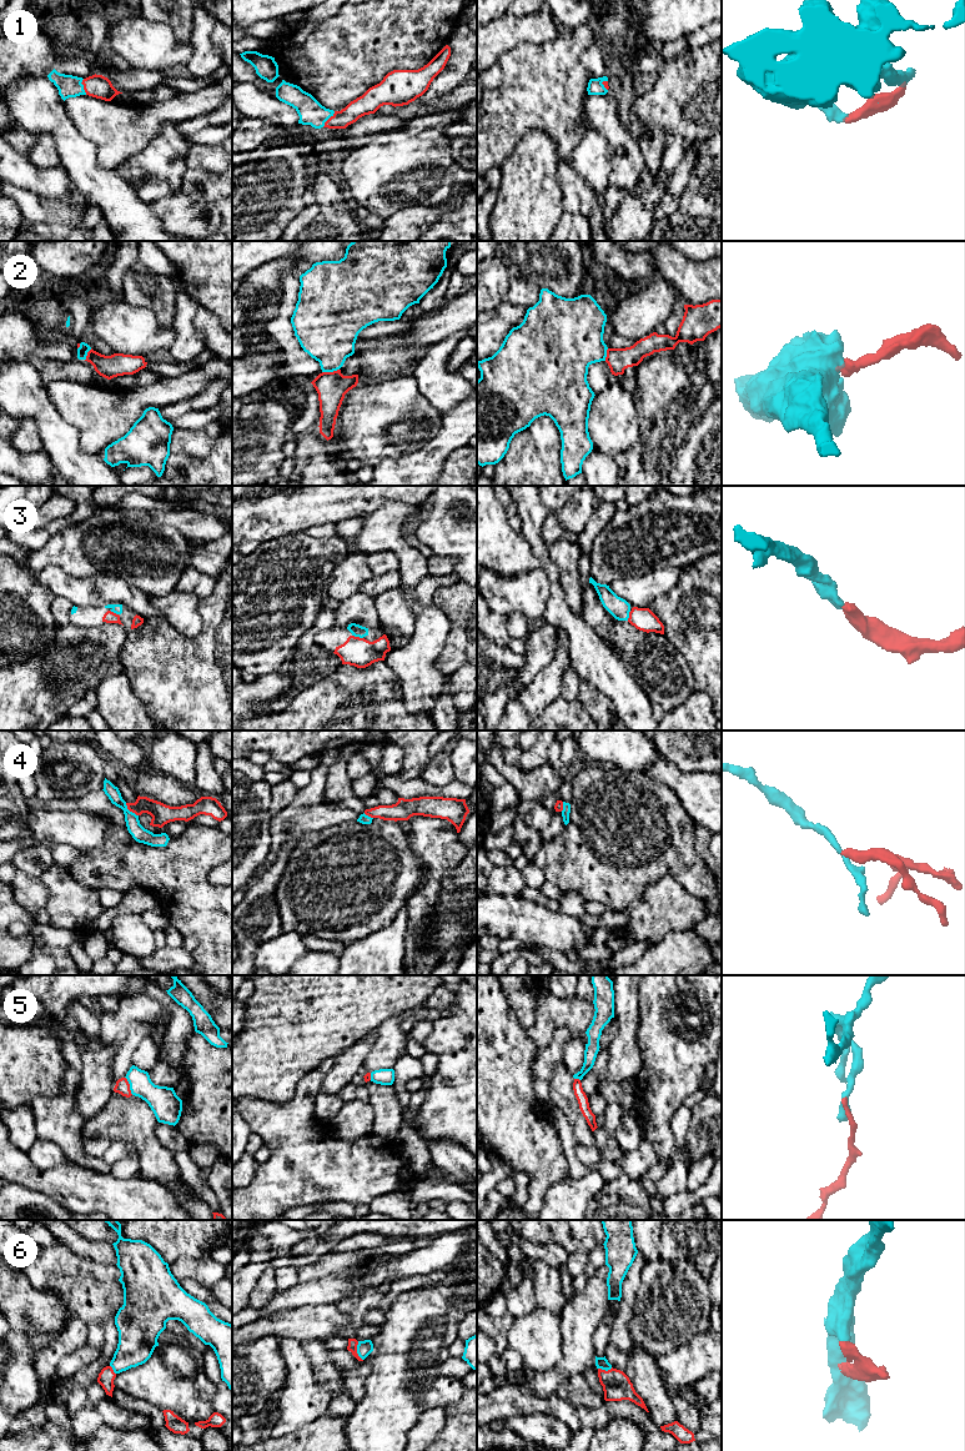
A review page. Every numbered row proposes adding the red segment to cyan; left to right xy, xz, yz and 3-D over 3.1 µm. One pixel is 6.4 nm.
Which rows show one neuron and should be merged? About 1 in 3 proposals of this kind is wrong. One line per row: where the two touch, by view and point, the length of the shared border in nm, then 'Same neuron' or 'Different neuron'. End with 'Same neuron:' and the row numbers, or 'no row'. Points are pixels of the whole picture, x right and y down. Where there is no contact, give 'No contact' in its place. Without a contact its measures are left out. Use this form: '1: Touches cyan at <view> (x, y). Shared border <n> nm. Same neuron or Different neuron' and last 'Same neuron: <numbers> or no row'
1: Touches cyan at xz (328, 118). Shared border 130 nm. Same neuron
2: Touches cyan at xz (330, 371). Shared border 110 nm. Different neuron
3: Touches cyan at xz (357, 636). Shared border 80 nm. Same neuron
4: Touches cyan at xy (129, 811). Shared border 120 nm. Different neuron
5: Touches cyan at xy (130, 1085). Shared border 130 nm. Different neuron
6: Touches cyan at xz (357, 1351). Shared border 130 nm. Different neuron
Same neuron: 1, 3

